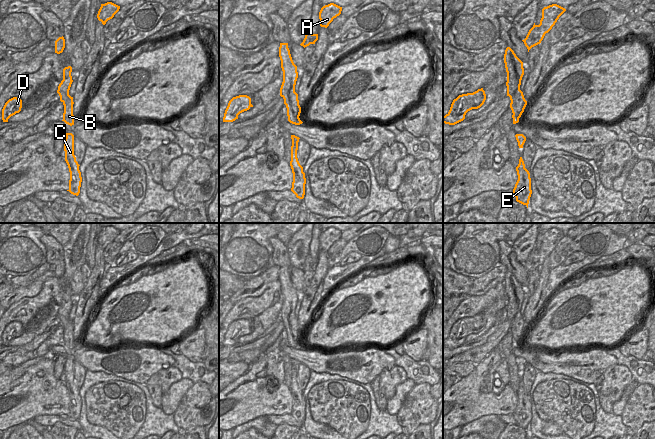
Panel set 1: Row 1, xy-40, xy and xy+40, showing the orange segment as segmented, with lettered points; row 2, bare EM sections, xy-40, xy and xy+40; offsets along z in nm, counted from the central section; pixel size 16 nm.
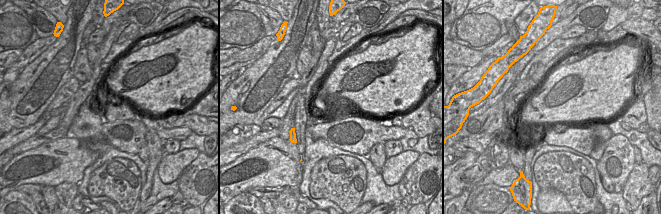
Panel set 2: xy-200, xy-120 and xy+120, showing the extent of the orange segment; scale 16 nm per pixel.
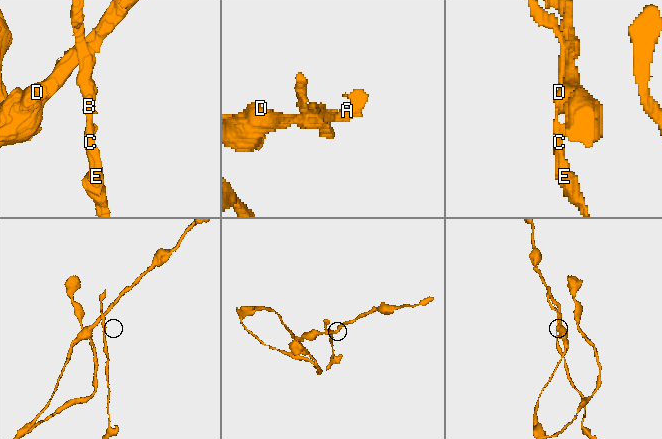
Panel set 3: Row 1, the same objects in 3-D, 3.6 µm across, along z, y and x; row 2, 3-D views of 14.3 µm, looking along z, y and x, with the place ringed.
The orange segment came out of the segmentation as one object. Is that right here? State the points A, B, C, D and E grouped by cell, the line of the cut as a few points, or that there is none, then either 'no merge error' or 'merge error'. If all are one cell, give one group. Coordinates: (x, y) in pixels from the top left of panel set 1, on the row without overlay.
A D / B C E; cut in xy+40 along (513, 275), (511, 279), (511, 292); merge error

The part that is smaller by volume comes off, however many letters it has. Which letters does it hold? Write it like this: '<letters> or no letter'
B, C, E

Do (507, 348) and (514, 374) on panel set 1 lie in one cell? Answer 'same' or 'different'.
same

